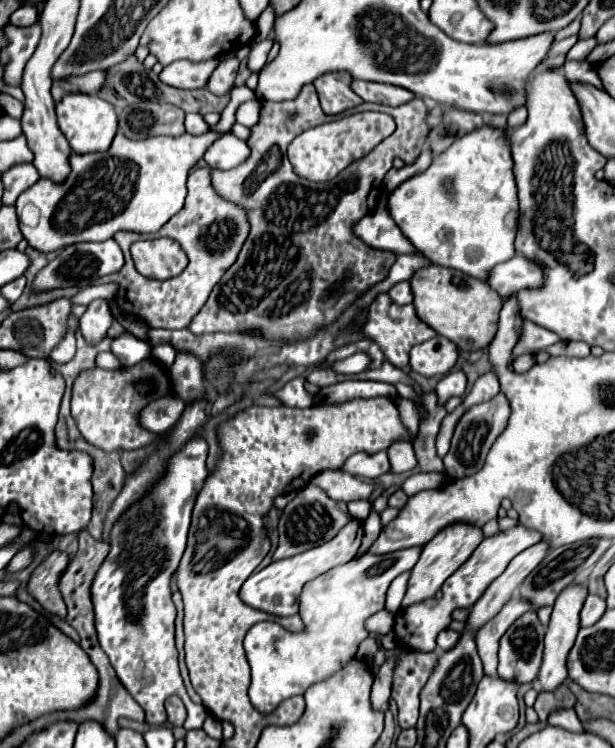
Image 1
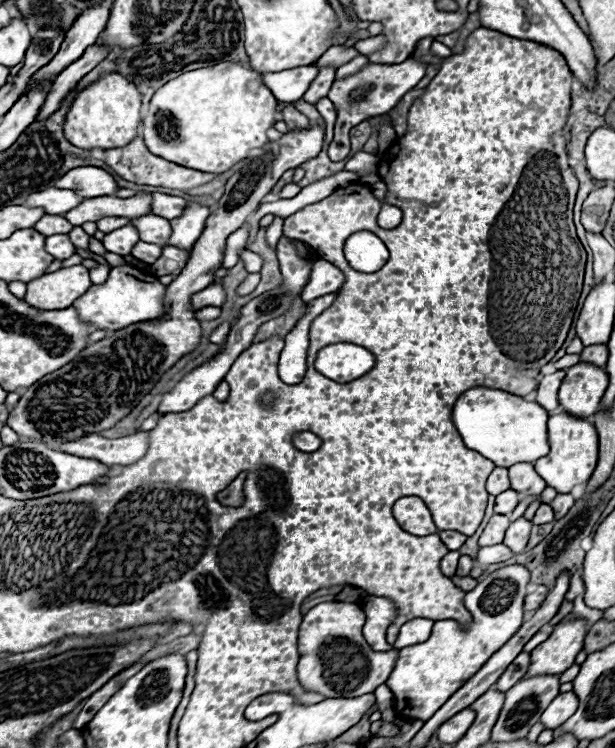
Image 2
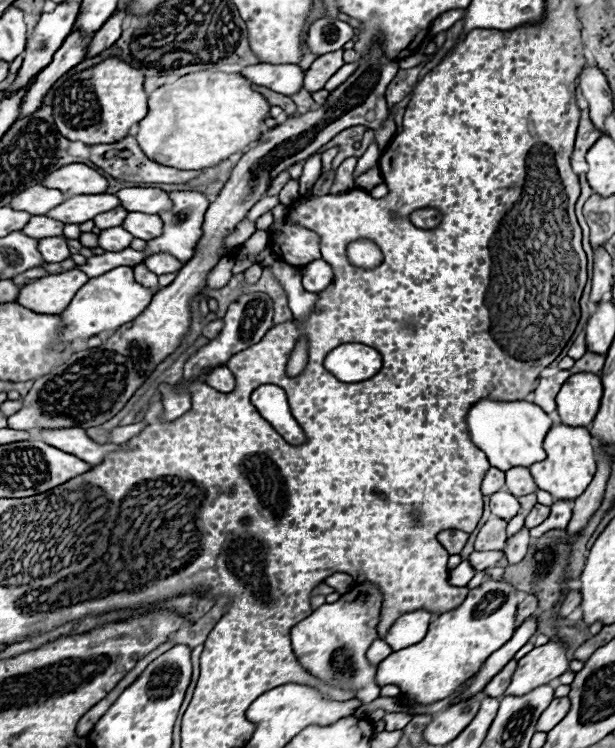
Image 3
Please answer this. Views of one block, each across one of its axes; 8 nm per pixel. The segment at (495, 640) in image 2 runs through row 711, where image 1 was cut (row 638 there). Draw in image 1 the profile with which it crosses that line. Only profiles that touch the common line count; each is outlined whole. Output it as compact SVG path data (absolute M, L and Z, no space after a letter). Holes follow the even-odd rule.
M524 526L504 530L492 538L484 538L482 546L478 546L474 554L444 582L440 596L428 598L420 604L412 604L408 608L402 608L396 614L394 632L396 632L398 644L404 646L406 650L420 650L420 652L436 650L438 646L436 638L442 630L448 630L448 626L452 624L452 612L458 608L472 608L482 598L486 588L506 570L510 560L540 540L542 540L542 534L536 534L536 530L528 530Z

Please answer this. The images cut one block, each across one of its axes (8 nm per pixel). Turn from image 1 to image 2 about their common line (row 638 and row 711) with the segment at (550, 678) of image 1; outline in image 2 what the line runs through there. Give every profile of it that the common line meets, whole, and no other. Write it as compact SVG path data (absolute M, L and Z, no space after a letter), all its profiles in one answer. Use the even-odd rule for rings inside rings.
M564 692L558 694L556 700L552 700L552 704L544 710L540 722L544 724L544 728L554 730L560 724L564 724L564 720L568 720L568 716L572 716L572 712L576 712L578 708L578 700L574 692Z

